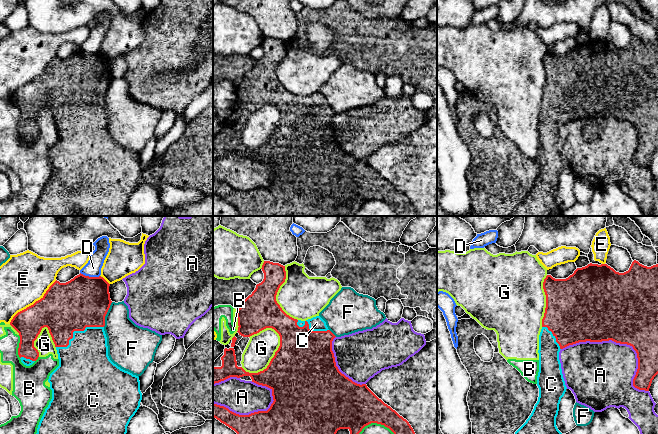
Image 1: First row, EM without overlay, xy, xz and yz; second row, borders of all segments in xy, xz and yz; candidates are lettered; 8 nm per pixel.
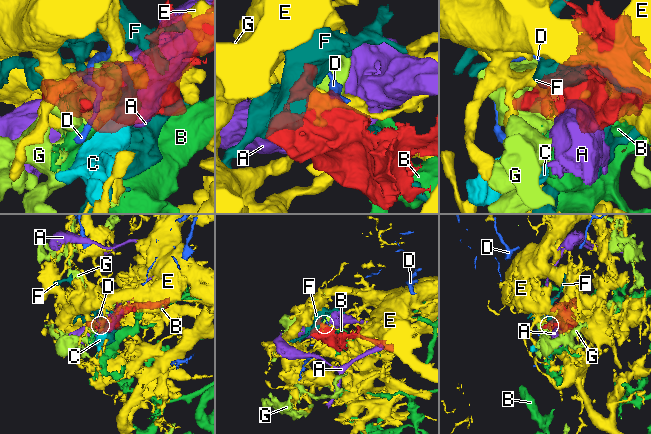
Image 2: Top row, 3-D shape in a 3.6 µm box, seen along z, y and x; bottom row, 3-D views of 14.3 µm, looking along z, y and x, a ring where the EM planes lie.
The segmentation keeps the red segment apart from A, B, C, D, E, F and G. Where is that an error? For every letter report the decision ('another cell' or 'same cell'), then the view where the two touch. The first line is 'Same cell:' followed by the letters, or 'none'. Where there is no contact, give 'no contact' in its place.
Same cell: C
A: another cell; meets red in yz
B: another cell; meets red in xy
C: same cell; meets red in xy
D: another cell; meets red in xy
E: another cell; meets red in xy
F: another cell; meets red in xy
G: another cell; meets red in xz

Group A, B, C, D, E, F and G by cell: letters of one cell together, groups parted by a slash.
A / B G / C / D / E / F

